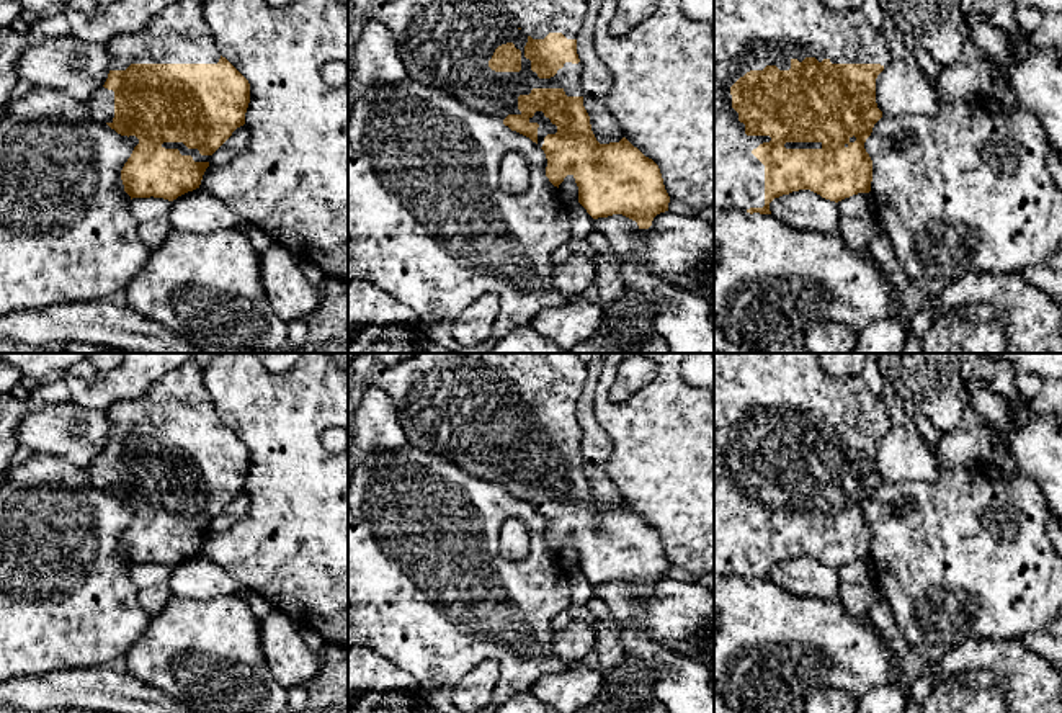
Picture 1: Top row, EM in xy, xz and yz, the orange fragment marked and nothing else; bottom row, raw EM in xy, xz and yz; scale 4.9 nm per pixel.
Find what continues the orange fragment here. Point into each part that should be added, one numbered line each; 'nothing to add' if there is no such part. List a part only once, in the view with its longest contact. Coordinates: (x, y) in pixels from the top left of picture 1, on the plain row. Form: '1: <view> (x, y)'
1: yz (754, 393)

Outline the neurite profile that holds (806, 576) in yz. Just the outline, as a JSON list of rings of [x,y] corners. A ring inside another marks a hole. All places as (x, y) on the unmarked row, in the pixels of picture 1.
[[[799,556],[774,564],[770,569],[771,581],[794,594],[814,599],[837,599],[841,581],[835,567],[825,566],[810,556]]]

